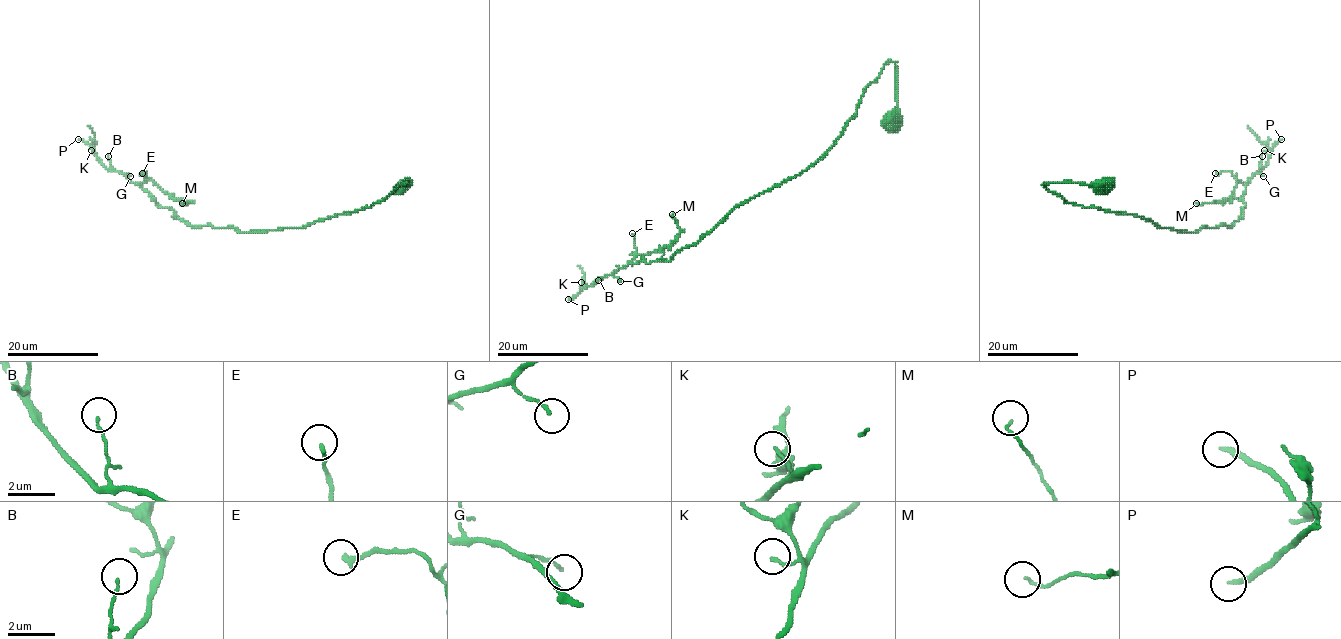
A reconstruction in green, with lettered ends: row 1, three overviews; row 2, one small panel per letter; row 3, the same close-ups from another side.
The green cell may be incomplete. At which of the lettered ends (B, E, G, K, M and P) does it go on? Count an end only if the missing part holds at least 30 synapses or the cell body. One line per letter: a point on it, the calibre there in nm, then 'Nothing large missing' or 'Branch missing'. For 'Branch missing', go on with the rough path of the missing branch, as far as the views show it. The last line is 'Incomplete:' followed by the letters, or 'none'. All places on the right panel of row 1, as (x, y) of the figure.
B: Place: (1262, 156). Thickness 90 nm. Nothing large missing
E: Place: (1215, 173). Thickness 180 nm. Nothing large missing
G: Place: (1263, 176). Thickness 110 nm. Nothing large missing
K: Place: (1264, 150). Thickness 120 nm. Nothing large missing
M: Place: (1196, 203). Thickness 100 nm. Nothing large missing
P: Place: (1281, 139). Thickness 200 nm. Branch missing
Incomplete: P

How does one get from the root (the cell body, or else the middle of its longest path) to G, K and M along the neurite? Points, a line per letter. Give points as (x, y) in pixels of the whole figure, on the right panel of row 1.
G: (1104, 186), (1044, 185), (1074, 204), (1195, 233), (1241, 219), (1245, 185), (1256, 173), (1263, 176)
K: (1104, 186), (1044, 185), (1074, 204), (1160, 227), (1229, 227), (1243, 218), (1245, 185), (1266, 164), (1264, 150)
M: (1104, 186), (1044, 185), (1074, 204), (1195, 233), (1241, 219), (1245, 184), (1236, 180), (1229, 198), (1196, 203)

